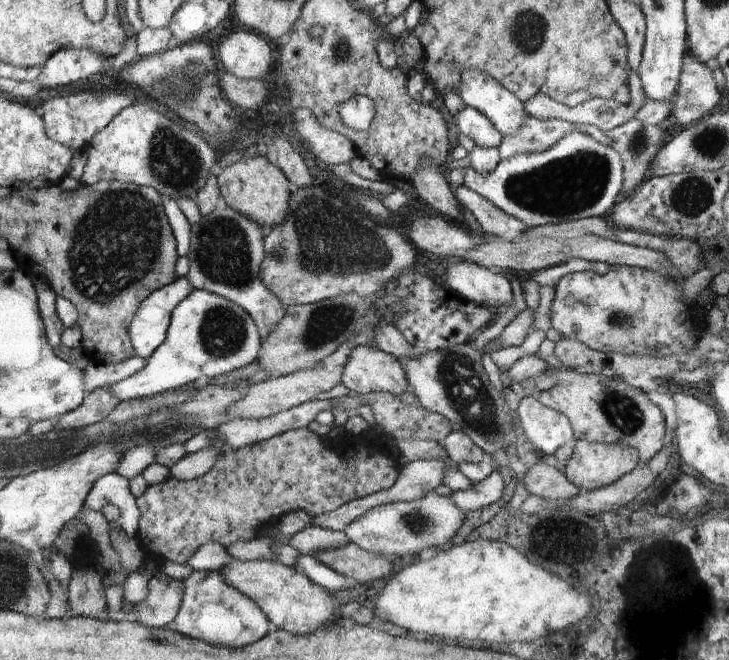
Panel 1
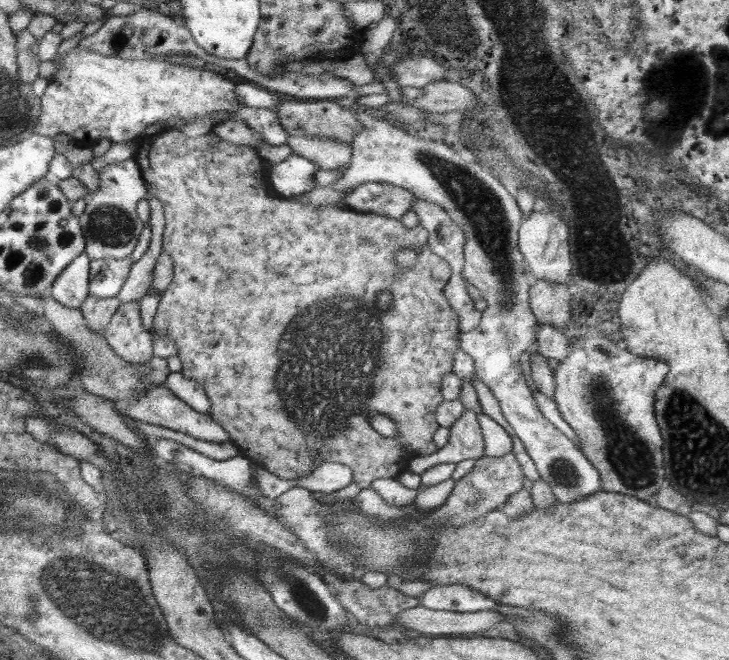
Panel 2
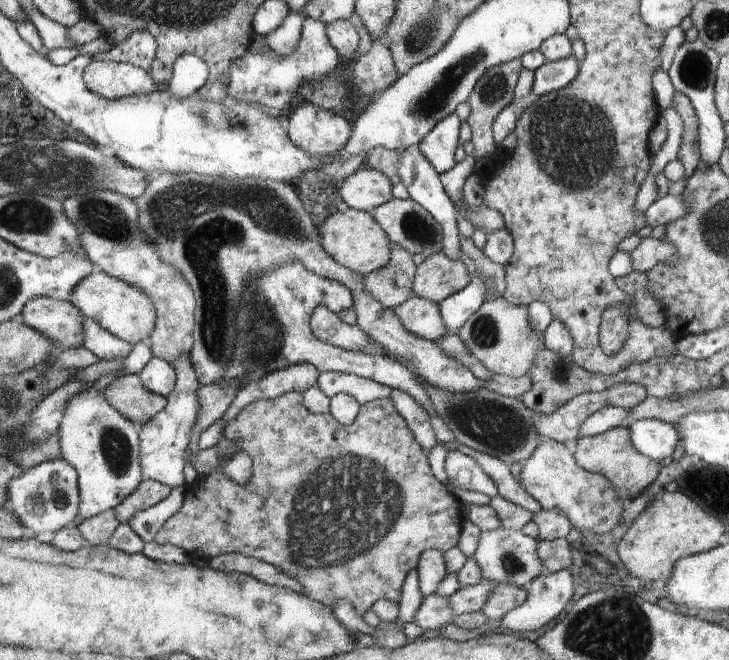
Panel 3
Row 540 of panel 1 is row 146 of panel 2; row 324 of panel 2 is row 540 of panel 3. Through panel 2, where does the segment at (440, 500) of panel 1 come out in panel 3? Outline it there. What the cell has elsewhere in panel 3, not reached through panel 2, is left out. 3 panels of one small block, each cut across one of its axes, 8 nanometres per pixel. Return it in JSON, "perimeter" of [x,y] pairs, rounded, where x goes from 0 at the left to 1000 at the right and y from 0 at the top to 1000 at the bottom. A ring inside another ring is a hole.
{"perimeter":[[[687,798],[682,803],[661,805],[649,847],[664,879],[719,889],[748,867],[735,830],[738,830],[738,820],[719,811],[715,803]]]}

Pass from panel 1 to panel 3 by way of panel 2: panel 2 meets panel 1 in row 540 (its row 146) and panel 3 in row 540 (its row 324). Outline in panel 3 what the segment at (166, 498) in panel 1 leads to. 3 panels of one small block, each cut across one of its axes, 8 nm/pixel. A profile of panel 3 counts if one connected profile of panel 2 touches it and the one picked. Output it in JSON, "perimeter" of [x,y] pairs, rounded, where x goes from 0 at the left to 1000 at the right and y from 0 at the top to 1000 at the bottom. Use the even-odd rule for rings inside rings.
{"perimeter":[[[395,594],[392,598],[385,598],[381,603],[376,603],[376,606],[357,606],[354,609],[348,609],[343,614],[339,614],[324,633],[321,633],[321,639],[313,645],[313,648],[307,648],[307,662],[316,668],[329,667],[329,679],[324,685],[329,685],[329,682],[335,682],[340,691],[343,691],[344,703],[346,703],[346,721],[343,721],[343,727],[340,727],[339,733],[324,733],[321,727],[316,727],[310,718],[307,718],[307,703],[316,697],[316,691],[299,691],[299,703],[288,715],[288,718],[274,720],[272,723],[273,730],[269,730],[269,741],[266,747],[262,747],[259,742],[255,742],[255,748],[252,748],[252,762],[250,768],[236,782],[230,785],[222,798],[214,806],[214,814],[211,820],[219,826],[236,824],[237,827],[246,829],[248,833],[252,833],[258,841],[259,839],[274,839],[274,845],[294,845],[296,842],[310,841],[316,838],[326,838],[335,842],[340,842],[353,848],[359,848],[372,858],[376,858],[380,864],[390,867],[394,873],[398,873],[402,879],[406,879],[414,891],[417,891],[418,903],[422,903],[427,909],[435,911],[442,915],[442,918],[447,921],[458,921],[461,918],[461,912],[466,912],[466,909],[475,909],[475,912],[480,912],[481,918],[486,918],[486,927],[494,933],[494,936],[499,936],[499,930],[502,927],[508,927],[508,918],[516,912],[516,909],[521,909],[521,906],[529,906],[540,914],[550,912],[550,892],[554,886],[554,879],[557,873],[564,867],[572,862],[572,856],[576,847],[576,842],[584,833],[601,833],[605,836],[610,836],[617,833],[617,830],[627,829],[628,821],[631,818],[632,806],[635,803],[635,791],[638,788],[636,776],[634,774],[634,762],[620,748],[620,742],[615,736],[606,735],[599,726],[598,721],[593,717],[587,691],[584,685],[576,677],[576,673],[571,670],[565,655],[561,652],[554,633],[543,623],[540,617],[539,608],[536,605],[517,605],[505,609],[503,612],[495,614],[494,621],[491,624],[491,630],[488,630],[488,636],[484,642],[480,644],[469,644],[466,639],[462,639],[454,627],[432,627],[425,624],[420,615],[417,615],[417,609],[414,609],[414,597],[409,594]]]}

